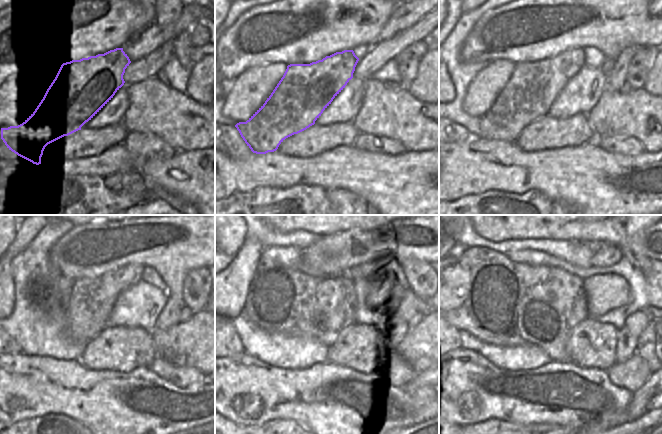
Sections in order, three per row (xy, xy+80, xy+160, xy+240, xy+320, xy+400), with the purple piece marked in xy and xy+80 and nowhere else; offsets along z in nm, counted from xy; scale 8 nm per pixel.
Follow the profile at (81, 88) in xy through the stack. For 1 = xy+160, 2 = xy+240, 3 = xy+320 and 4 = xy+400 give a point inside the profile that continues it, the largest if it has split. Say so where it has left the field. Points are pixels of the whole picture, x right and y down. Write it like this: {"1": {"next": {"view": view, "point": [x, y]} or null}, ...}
{"1": {"next": {"view": "xy+160", "point": [532, 88]}}, "2": {"next": {"view": "xy+240", "point": [92, 299]}}, "3": {"next": {"view": "xy+320", "point": [361, 271]}}, "4": {"next": {"view": "xy+400", "point": [606, 254]}}}

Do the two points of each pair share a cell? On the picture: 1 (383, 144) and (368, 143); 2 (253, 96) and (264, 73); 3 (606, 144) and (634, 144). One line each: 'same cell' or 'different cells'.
1: same cell
2: same cell
3: same cell

